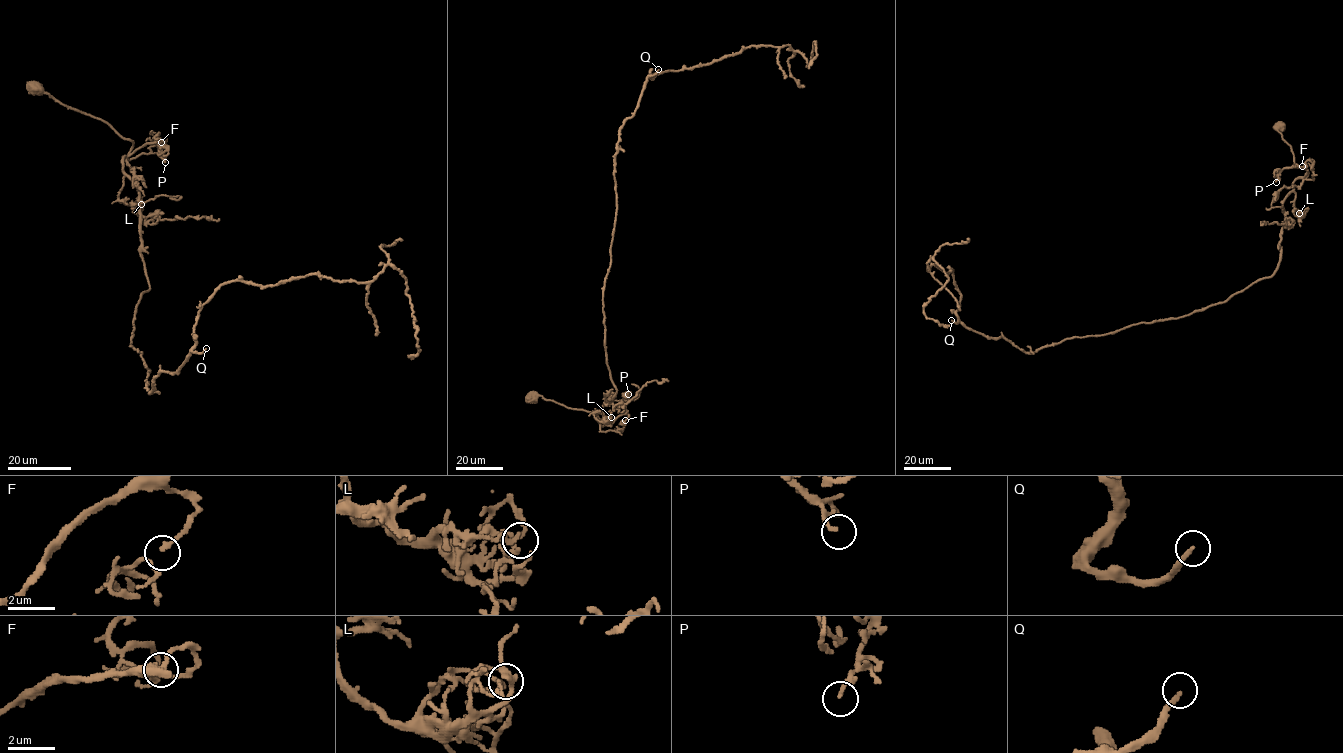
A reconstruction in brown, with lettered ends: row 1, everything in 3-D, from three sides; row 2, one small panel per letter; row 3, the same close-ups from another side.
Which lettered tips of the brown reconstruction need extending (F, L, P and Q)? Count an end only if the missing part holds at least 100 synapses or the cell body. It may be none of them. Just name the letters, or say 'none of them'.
Q

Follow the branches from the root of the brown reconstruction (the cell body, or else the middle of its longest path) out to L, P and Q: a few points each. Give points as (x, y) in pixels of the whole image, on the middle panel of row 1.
L: (531, 397), (541, 396), (568, 408), (601, 413), (602, 426), (597, 411), (594, 412), (599, 421), (611, 417)
P: (531, 397), (601, 413), (602, 426), (600, 422), (610, 425), (625, 411), (623, 397), (628, 394)
Q: (531, 397), (601, 413), (602, 426), (597, 411), (615, 395), (603, 311), (614, 155), (619, 130), (658, 69)

